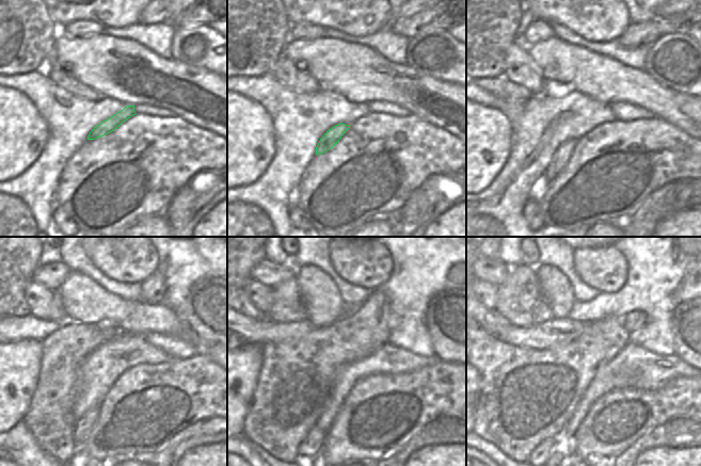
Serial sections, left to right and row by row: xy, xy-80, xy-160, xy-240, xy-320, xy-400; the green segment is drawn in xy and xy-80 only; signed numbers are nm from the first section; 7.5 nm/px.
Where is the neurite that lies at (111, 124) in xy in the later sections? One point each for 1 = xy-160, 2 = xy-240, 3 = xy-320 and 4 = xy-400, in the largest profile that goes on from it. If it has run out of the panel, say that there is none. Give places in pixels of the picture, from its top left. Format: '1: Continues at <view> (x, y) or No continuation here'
1: Continues at xy-160 (562, 154)
2: Continues at xy-240 (82, 426)
3: Continues at xy-320 (312, 445)
4: Continues at xy-400 (541, 453).

